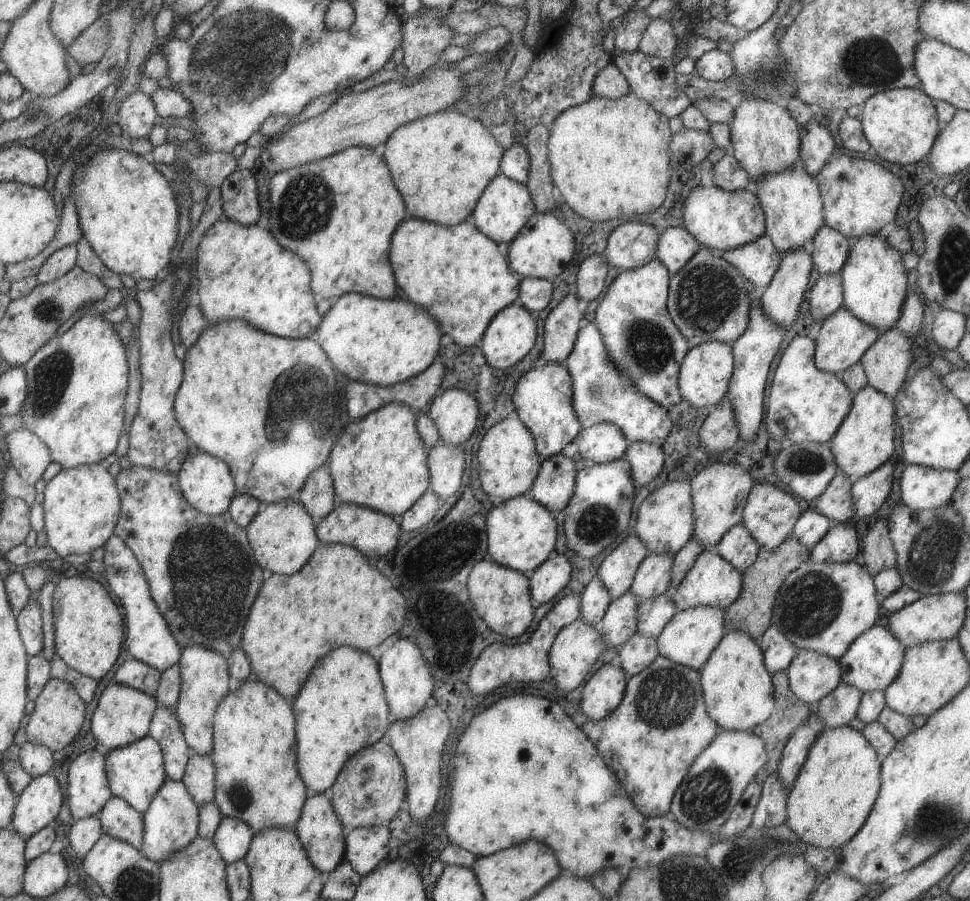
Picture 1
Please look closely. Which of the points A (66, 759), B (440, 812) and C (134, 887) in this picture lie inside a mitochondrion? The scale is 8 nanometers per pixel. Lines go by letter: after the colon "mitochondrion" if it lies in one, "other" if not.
A: other
B: other
C: mitochondrion

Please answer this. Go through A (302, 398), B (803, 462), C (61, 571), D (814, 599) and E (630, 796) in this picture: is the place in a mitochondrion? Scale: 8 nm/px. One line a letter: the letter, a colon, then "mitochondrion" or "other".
A: mitochondrion
B: mitochondrion
C: other
D: mitochondrion
E: other

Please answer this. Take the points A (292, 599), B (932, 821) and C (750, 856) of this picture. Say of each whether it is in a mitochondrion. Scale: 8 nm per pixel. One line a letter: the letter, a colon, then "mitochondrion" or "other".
A: other
B: mitochondrion
C: mitochondrion

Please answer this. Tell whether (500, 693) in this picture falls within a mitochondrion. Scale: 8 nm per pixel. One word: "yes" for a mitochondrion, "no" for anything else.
no

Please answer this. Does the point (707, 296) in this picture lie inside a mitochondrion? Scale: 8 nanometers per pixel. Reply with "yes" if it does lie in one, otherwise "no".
yes

